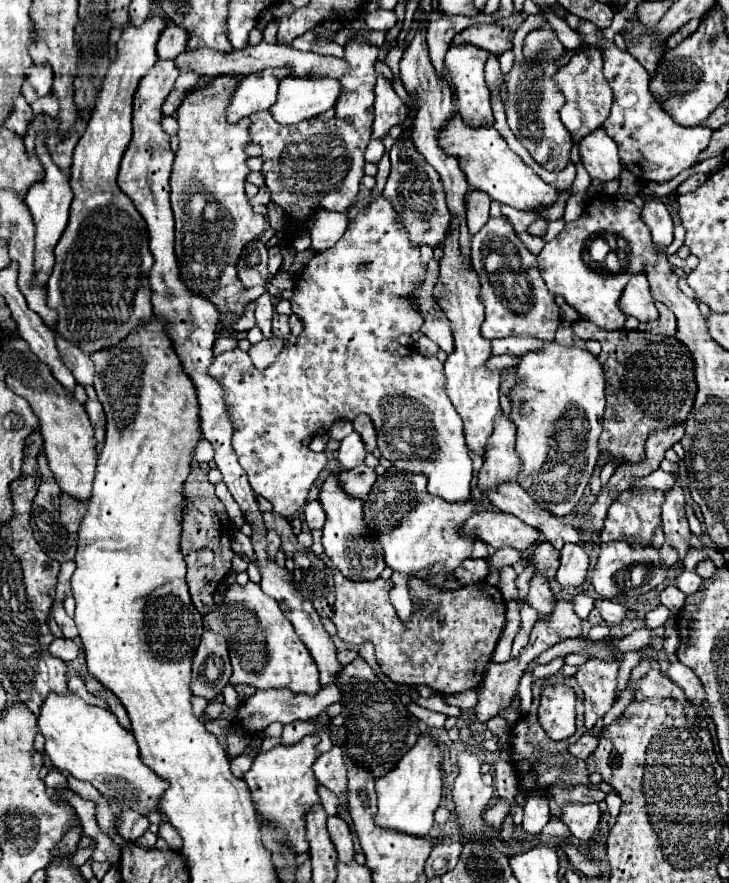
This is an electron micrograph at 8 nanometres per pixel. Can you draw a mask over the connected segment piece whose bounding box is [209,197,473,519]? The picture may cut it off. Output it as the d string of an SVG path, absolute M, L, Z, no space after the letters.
M379 197L367 209L357 213L353 221L349 221L349 229L331 249L315 253L313 259L295 277L291 307L305 327L297 345L285 347L277 361L265 371L257 371L249 355L245 355L241 349L233 349L215 357L209 373L221 383L225 391L225 403L231 415L231 423L235 425L233 449L247 473L251 489L259 497L273 503L275 513L287 519L293 517L305 505L313 481L325 467L289 467L289 457L295 457L295 453L299 457L303 439L325 435L335 419L343 417L353 421L361 413L367 413L377 429L377 445L381 455L387 457L399 471L427 475L429 493L445 501L453 503L469 499L473 469L469 449L465 445L461 417L445 391L443 363L437 357L423 357L413 349L397 343L401 333L419 331L423 325L423 317L411 307L409 297L421 287L425 271L427 267L419 261L419 249L409 243L407 229L399 223L399 217L393 211L389 199Z

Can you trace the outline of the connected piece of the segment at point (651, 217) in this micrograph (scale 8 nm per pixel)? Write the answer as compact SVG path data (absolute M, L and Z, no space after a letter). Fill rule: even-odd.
M649 199L645 203L643 211L641 211L641 219L651 229L653 241L657 245L663 245L663 247L671 245L671 241L673 241L673 221L671 221L671 215L669 215L663 201Z

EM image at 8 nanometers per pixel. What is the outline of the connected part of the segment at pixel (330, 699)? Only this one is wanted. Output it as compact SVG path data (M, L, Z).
M329 685L329 687L323 687L315 697L307 697L305 693L291 693L291 689L265 689L265 691L257 691L253 697L245 699L239 707L237 707L237 723L247 729L249 733L259 733L259 731L265 731L273 721L279 721L279 723L293 723L297 719L301 721L311 721L315 719L321 711L325 711L325 707L341 701L343 697L343 691L337 687L337 685Z

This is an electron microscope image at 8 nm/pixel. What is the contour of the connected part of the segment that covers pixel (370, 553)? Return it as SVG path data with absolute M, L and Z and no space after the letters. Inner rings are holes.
M329 475L319 491L319 503L325 511L325 527L323 527L323 547L325 555L337 565L337 569L353 581L363 579L377 579L381 571L385 569L383 563L383 549L379 549L377 535L363 525L363 499L359 497L347 497L343 489L339 489L339 481L335 481L335 475Z

